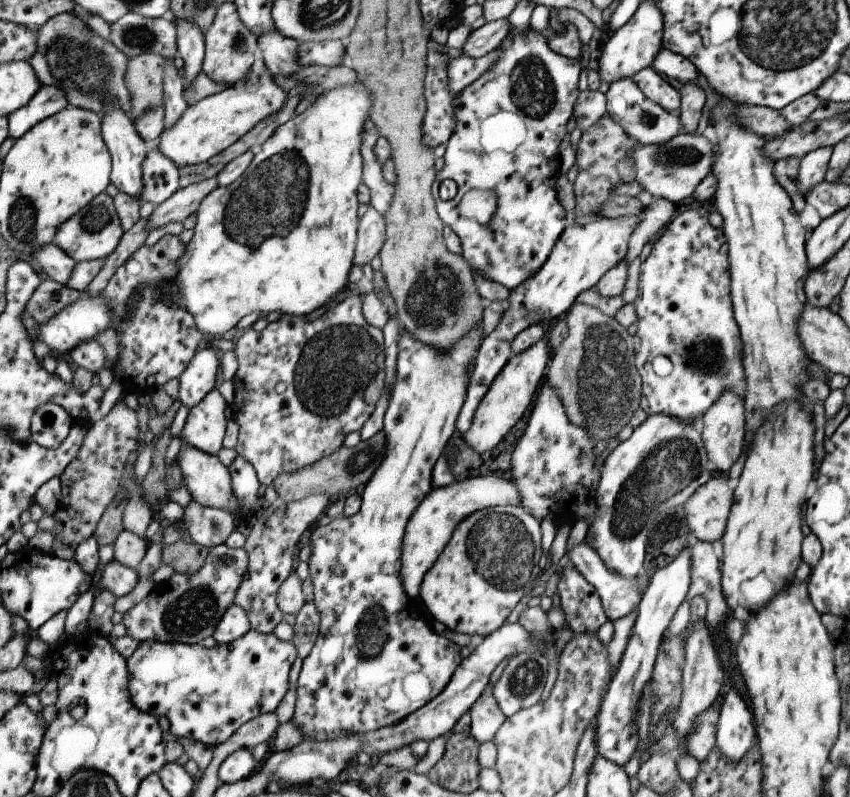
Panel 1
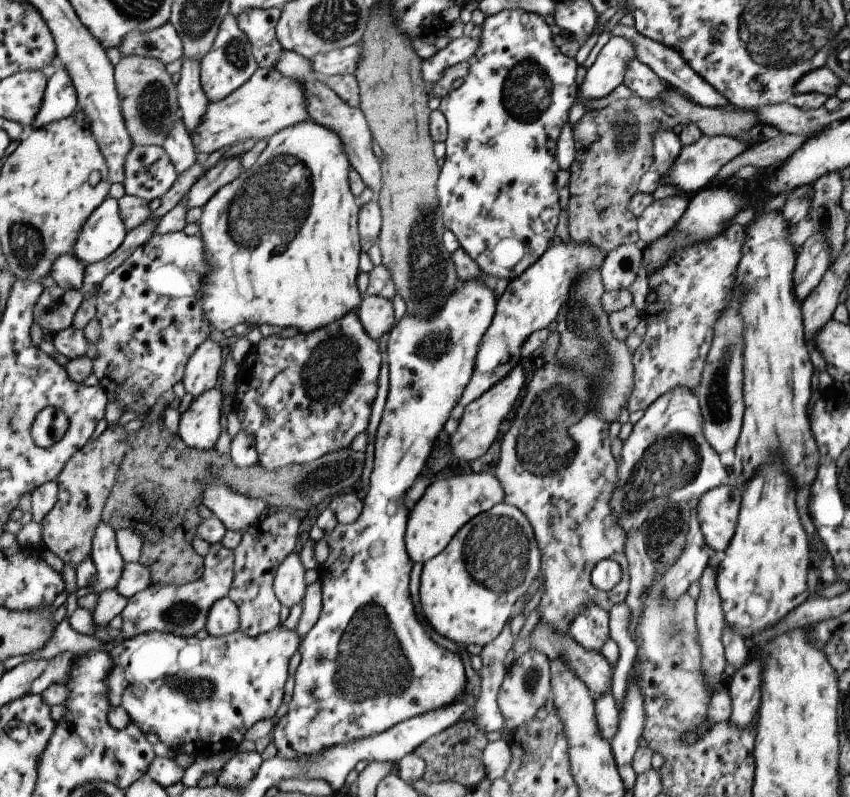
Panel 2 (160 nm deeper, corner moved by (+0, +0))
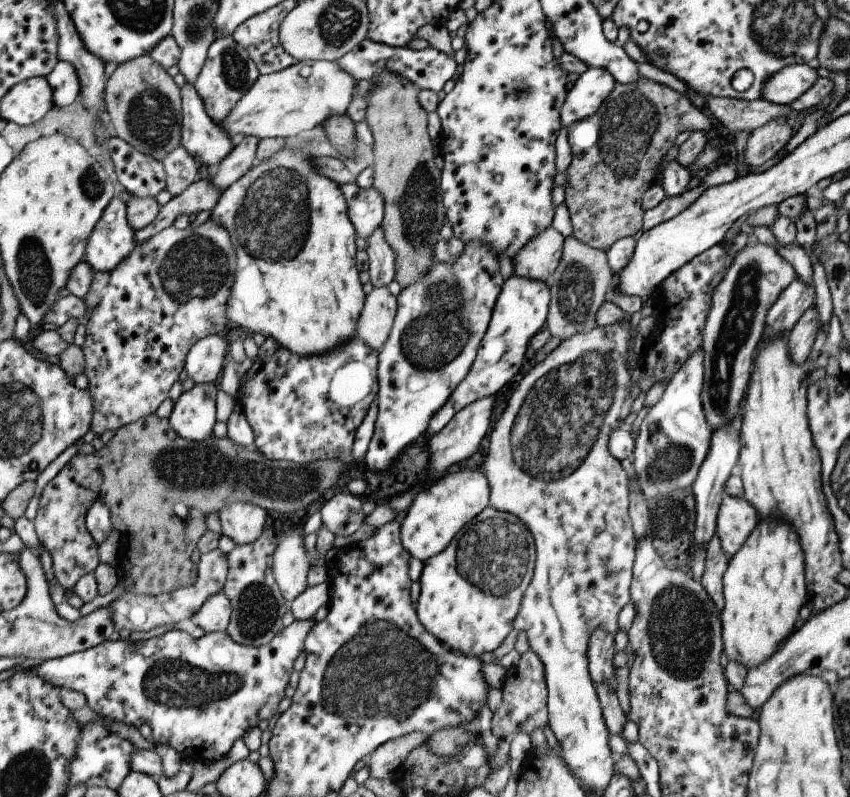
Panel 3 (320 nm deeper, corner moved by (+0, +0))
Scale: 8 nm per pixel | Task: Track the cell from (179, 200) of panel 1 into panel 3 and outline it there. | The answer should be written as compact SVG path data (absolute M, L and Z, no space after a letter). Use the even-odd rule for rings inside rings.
M249 135L236 144L233 150L211 169L208 178L212 185L223 191L232 182L243 176L255 162L255 149L260 140Z

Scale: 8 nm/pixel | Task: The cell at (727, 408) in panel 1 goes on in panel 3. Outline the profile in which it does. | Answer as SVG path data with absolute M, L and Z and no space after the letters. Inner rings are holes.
M758 242L753 246L746 245L733 255L722 279L715 285L711 293L710 307L701 330L703 350L703 386L700 399L701 408L711 430L730 423L730 418L741 412L741 402L745 396L745 388L750 380L751 364L756 345L760 340L766 312L778 299L779 293L796 278L796 272L789 262L783 260L773 246Z

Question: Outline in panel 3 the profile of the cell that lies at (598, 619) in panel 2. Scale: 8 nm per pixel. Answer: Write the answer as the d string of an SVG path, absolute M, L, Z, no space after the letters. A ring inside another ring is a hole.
M596 629L589 637L586 650L587 668L594 686L604 681L614 692L615 674L611 665L613 653L613 634Z

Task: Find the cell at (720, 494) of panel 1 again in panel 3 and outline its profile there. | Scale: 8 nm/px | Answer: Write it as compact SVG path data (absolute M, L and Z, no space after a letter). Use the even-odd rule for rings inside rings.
M723 495L716 516L715 534L728 559L741 548L757 520L755 509L744 498Z

